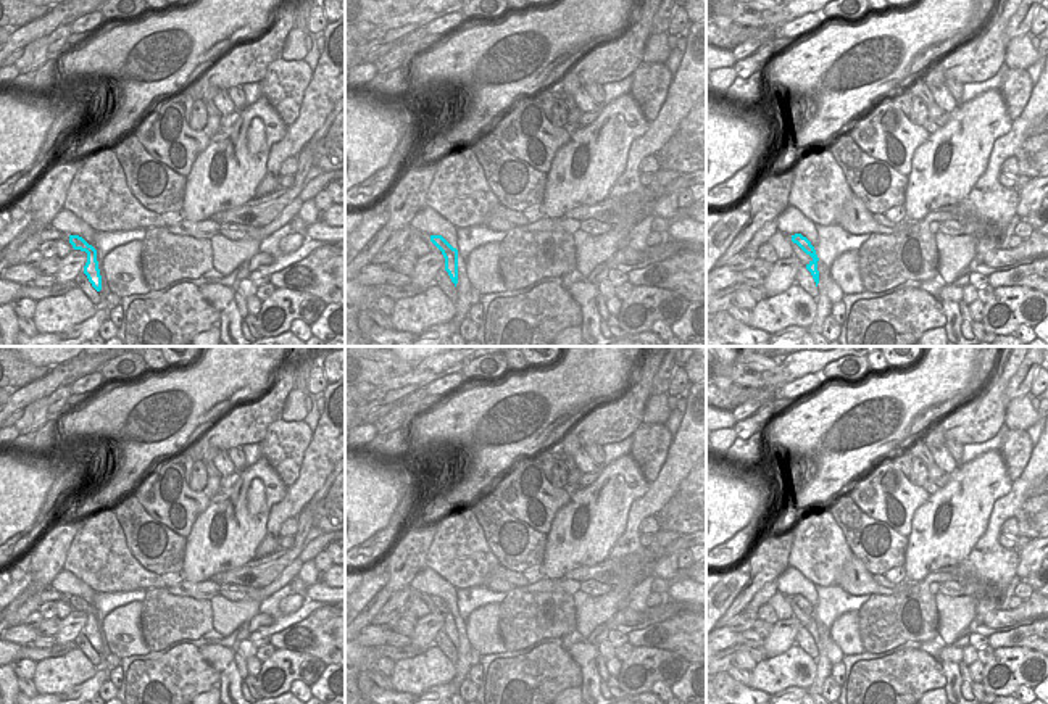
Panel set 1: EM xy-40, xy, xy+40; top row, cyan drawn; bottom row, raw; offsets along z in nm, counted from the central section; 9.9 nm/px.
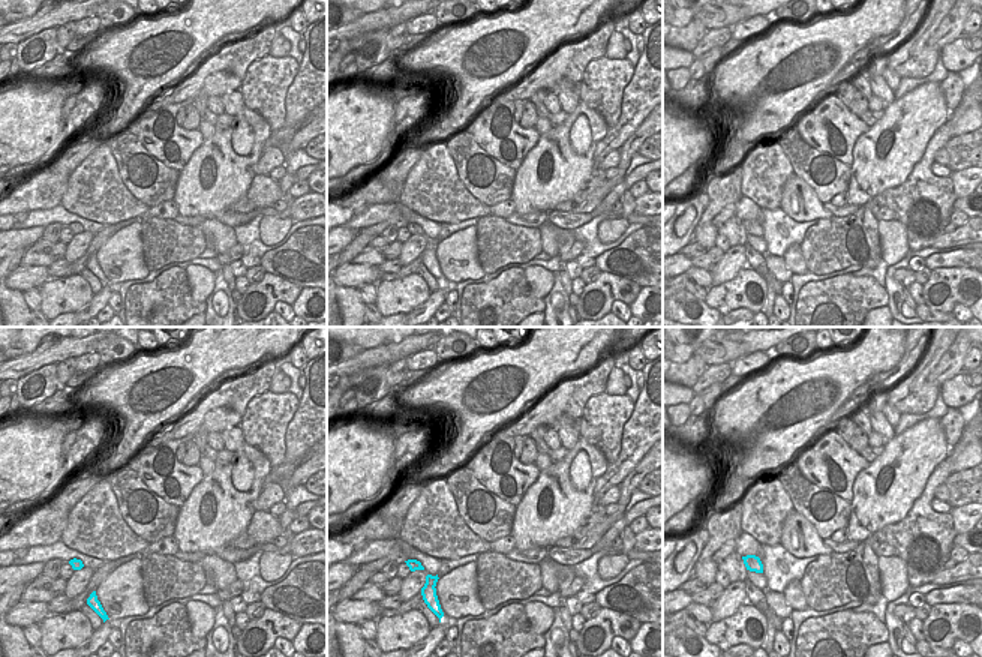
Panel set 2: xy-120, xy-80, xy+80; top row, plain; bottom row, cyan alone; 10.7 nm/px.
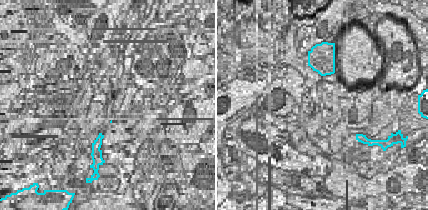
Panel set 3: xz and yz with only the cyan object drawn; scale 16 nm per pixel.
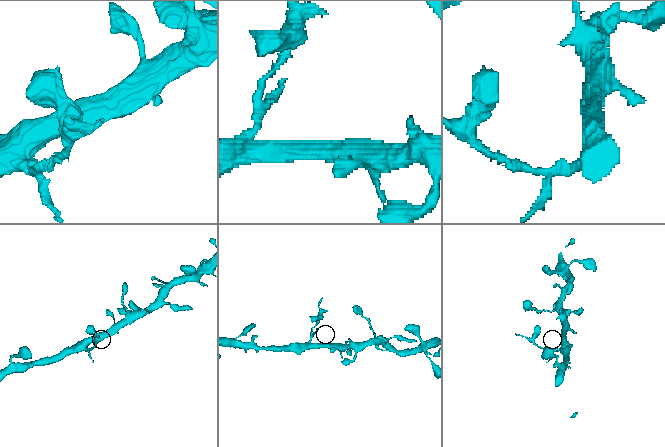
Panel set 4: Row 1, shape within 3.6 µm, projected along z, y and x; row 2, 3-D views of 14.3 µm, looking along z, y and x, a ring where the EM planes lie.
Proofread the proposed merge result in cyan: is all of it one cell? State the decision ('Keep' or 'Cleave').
Cleave

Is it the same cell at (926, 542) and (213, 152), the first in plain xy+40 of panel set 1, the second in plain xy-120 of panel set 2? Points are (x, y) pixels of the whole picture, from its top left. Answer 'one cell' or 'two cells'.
one cell

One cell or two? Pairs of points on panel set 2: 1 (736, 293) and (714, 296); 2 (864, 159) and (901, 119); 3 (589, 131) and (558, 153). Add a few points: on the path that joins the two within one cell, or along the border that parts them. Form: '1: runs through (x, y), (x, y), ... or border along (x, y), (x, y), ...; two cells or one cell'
1: runs through (730, 294), (720, 296); one cell
2: runs through (874, 147), (879, 135), (889, 128); one cell
3: runs through (582, 134), (565, 150); one cell

